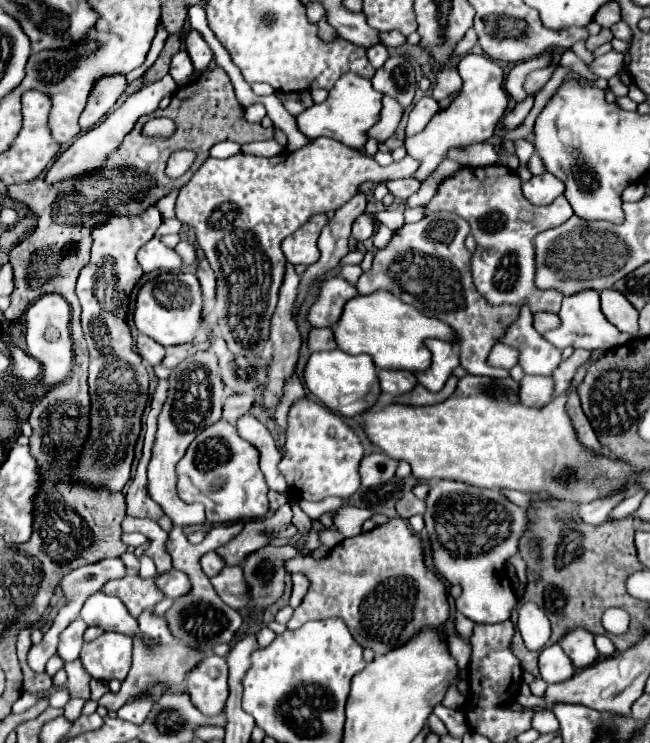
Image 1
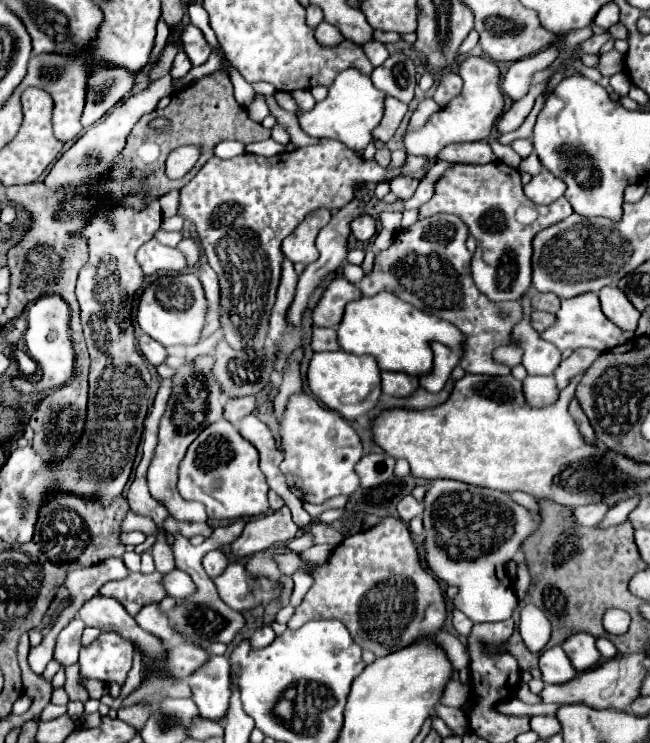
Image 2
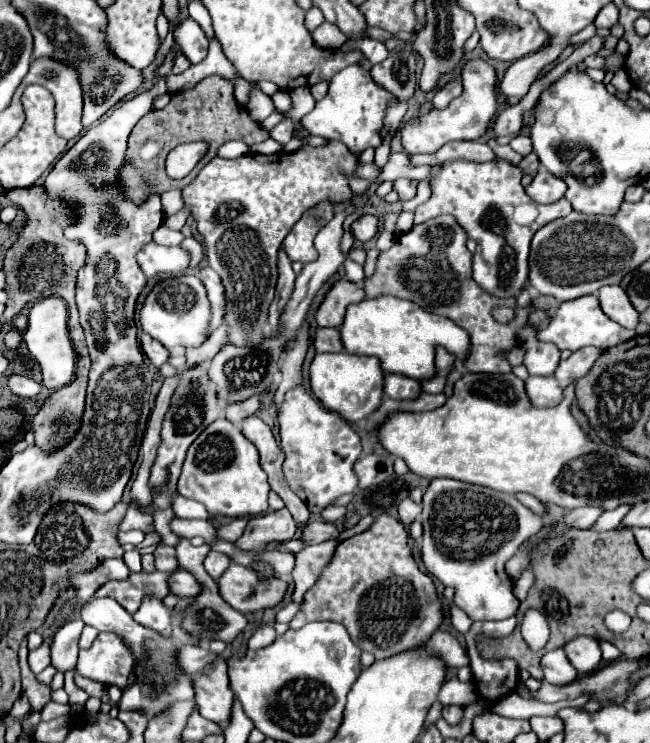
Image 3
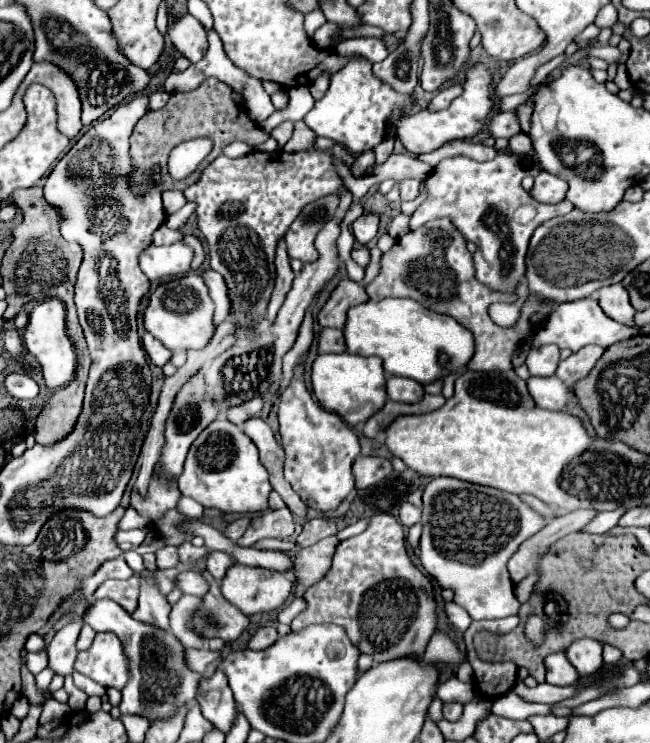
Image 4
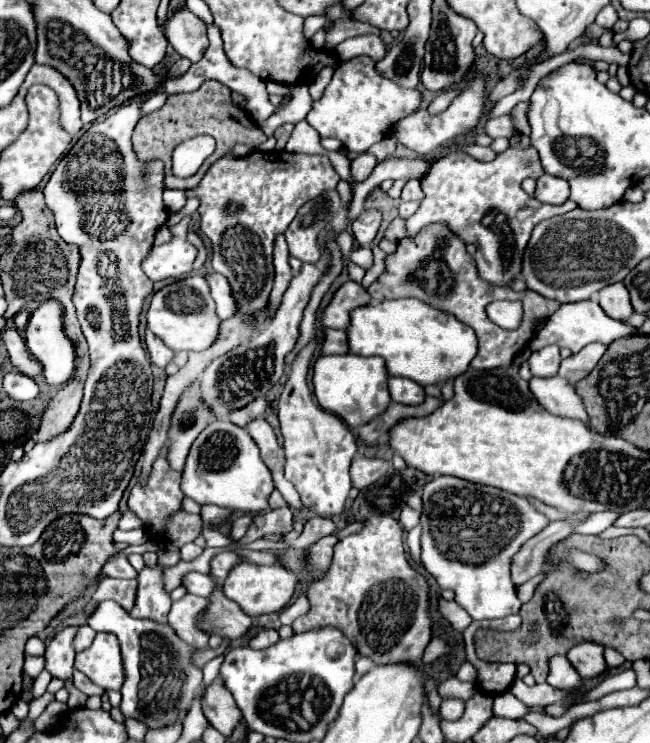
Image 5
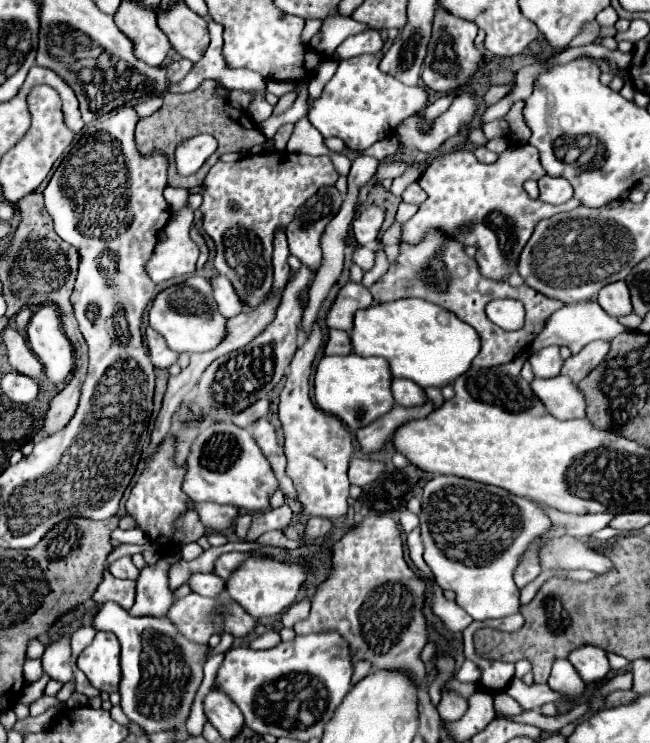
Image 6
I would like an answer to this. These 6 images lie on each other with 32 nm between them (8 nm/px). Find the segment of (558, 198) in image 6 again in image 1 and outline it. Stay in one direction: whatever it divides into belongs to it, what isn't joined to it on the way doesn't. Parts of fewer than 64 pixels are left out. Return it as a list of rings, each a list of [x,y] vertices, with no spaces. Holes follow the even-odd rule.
[[[544,172],[540,176],[532,176],[526,184],[522,184],[522,192],[532,204],[542,206],[554,202],[558,196],[564,194],[564,182],[550,172]]]

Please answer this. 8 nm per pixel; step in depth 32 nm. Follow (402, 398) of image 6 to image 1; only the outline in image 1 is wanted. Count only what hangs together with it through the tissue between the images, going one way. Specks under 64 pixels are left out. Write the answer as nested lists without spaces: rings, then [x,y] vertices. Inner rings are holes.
[[[380,370],[378,378],[380,378],[382,392],[390,396],[402,396],[404,392],[410,392],[418,384],[414,374],[402,370]]]

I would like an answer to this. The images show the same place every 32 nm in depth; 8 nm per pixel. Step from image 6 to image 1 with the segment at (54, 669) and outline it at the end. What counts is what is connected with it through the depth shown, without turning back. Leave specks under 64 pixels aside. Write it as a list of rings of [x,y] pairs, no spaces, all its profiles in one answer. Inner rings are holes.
[[[76,618],[74,622],[70,622],[68,628],[62,630],[56,654],[58,654],[64,662],[74,662],[74,660],[78,658],[80,648],[82,648],[82,644],[84,644],[82,636],[84,636],[84,630],[86,630],[86,628],[88,628],[88,626],[84,624],[84,620]]]

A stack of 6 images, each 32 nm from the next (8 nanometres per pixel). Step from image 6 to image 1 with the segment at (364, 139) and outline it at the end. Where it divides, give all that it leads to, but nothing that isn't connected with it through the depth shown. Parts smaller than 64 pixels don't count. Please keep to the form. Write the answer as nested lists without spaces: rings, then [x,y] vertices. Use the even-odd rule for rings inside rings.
[[[344,72],[344,76],[340,76],[340,80],[336,80],[334,88],[330,90],[328,98],[320,104],[314,104],[312,108],[304,110],[296,120],[298,120],[298,128],[308,136],[308,138],[320,138],[320,136],[328,136],[328,138],[336,138],[344,144],[348,144],[350,148],[364,148],[364,144],[368,142],[368,130],[376,124],[376,120],[380,118],[380,108],[382,108],[382,96],[380,92],[376,92],[370,84],[368,78],[358,76],[356,72]]]

